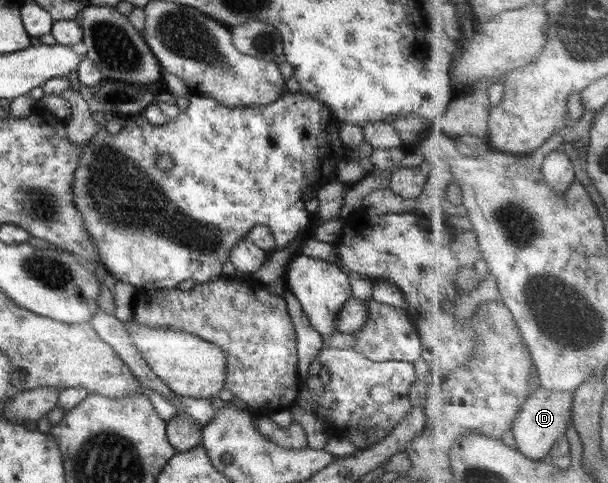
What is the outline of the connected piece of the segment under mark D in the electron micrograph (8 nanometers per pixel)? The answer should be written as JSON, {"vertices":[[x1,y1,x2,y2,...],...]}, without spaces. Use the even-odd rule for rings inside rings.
{"vertices":[[541,385,524,403,524,410,516,419,514,427,517,447,525,455,536,460,544,460,562,435,569,431,574,418,576,391,551,391]]}

